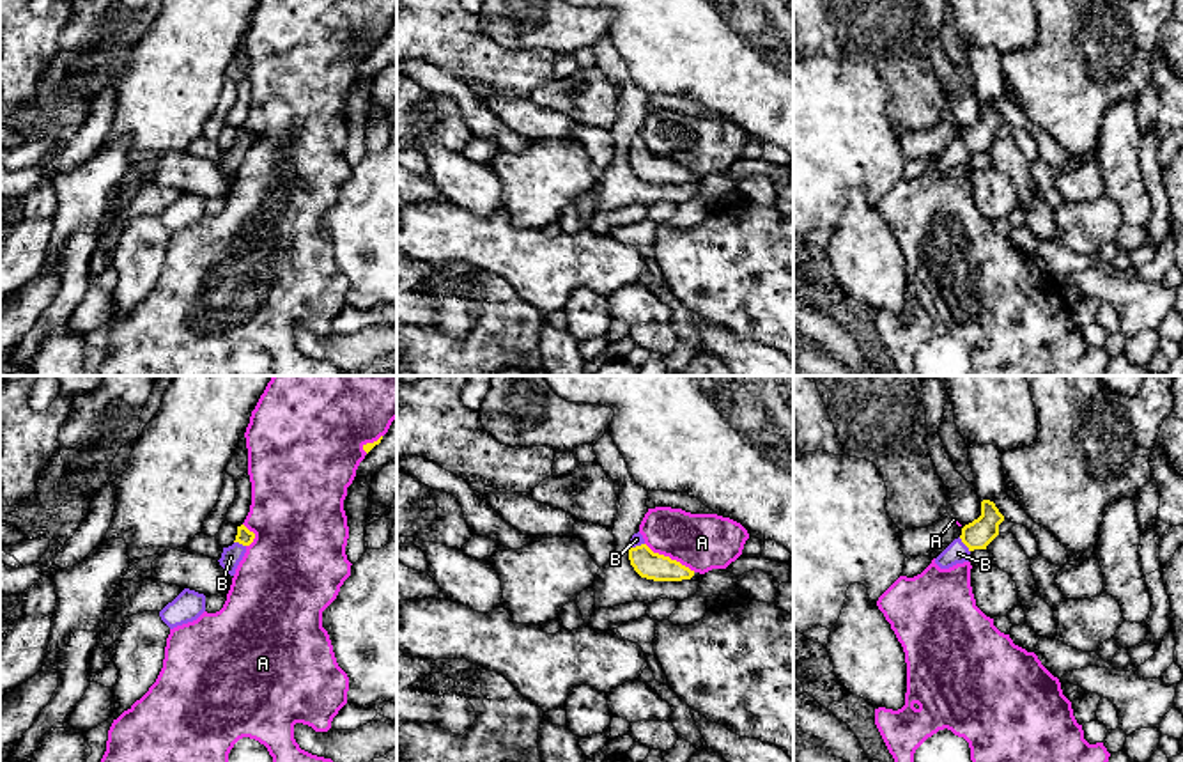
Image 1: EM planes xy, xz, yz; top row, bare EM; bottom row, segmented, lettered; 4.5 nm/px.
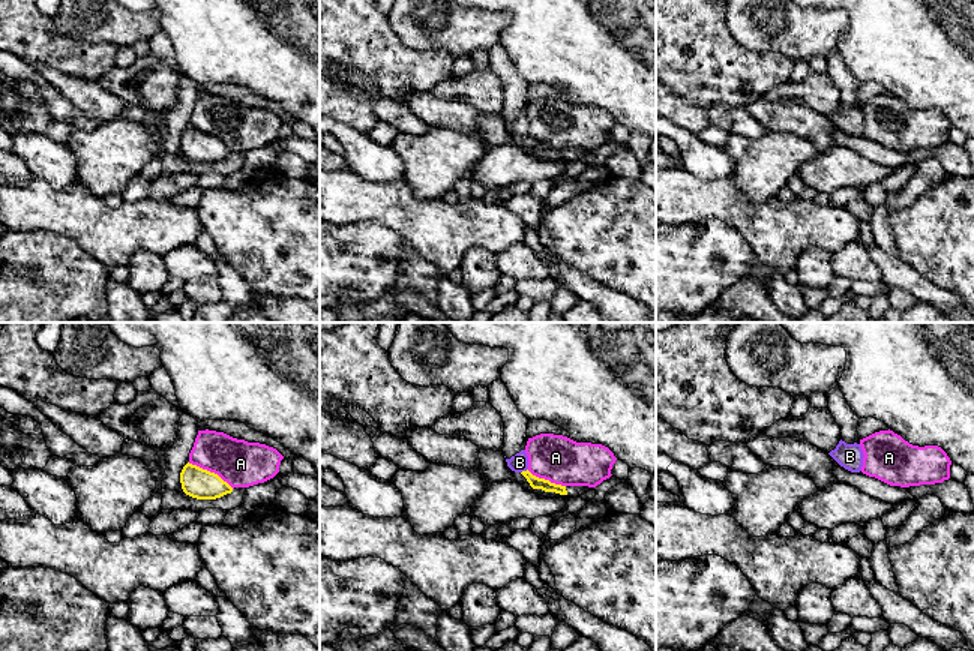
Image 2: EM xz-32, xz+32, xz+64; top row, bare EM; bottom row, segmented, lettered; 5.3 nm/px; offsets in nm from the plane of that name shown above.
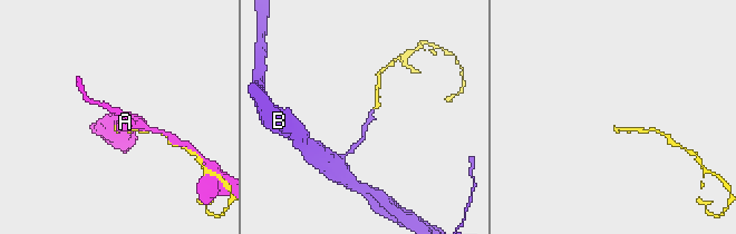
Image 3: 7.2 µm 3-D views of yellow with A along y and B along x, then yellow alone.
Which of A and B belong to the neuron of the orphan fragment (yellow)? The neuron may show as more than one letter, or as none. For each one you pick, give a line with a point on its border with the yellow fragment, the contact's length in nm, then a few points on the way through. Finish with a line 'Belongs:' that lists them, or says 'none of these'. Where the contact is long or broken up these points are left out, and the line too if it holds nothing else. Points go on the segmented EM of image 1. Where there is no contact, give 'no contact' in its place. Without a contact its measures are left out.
B: meets yellow in yz at (964, 543); contact 90 nm long; runs through yz (978, 534), (964, 543), (957, 552)
Belongs: B

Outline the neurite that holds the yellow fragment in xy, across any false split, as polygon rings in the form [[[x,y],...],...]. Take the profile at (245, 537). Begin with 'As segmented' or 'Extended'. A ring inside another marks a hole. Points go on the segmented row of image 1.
Extended. [[[244,525],[237,526],[237,535],[232,546],[223,548],[220,565],[227,574],[234,576],[239,562],[243,560],[246,548],[253,542],[255,533],[250,532]]]

